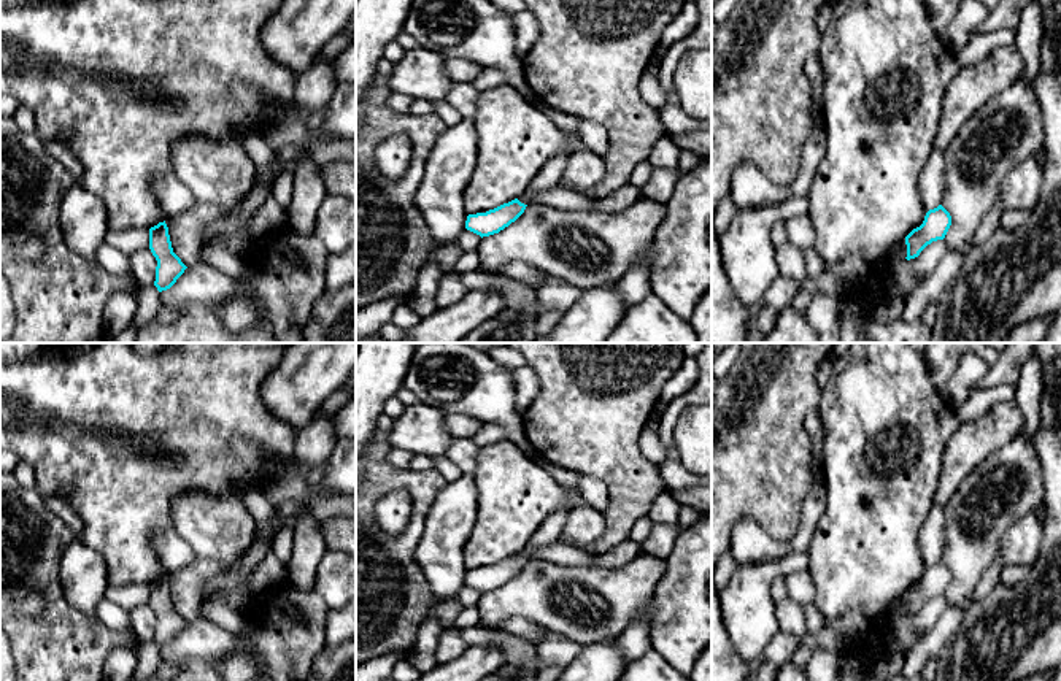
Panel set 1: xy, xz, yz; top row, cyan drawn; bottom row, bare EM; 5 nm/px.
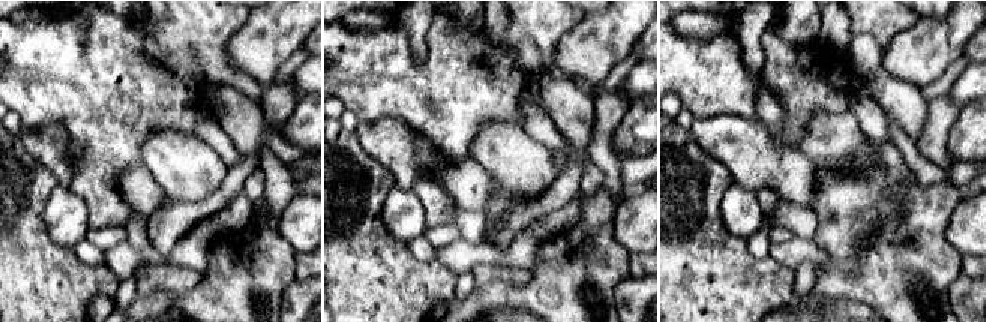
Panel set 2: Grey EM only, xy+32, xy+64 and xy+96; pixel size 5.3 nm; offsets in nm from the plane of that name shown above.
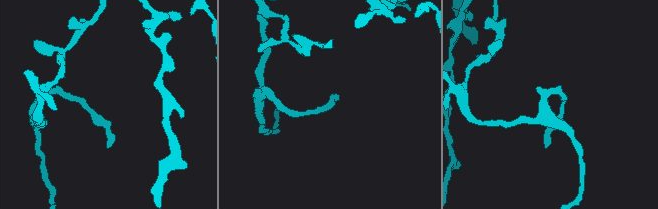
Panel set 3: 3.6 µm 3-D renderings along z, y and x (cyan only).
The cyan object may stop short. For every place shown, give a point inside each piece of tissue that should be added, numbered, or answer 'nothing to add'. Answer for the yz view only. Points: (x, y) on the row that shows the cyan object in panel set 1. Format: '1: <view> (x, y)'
nothing to add

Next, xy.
nothing to add

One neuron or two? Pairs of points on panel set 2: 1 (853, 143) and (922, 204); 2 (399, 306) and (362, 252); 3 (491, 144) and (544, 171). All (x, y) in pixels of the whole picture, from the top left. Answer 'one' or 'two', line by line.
1: two
2: one
3: one

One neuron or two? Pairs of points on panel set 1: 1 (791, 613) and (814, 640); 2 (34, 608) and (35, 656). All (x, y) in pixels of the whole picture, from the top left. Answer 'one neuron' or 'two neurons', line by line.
1: one neuron
2: two neurons

